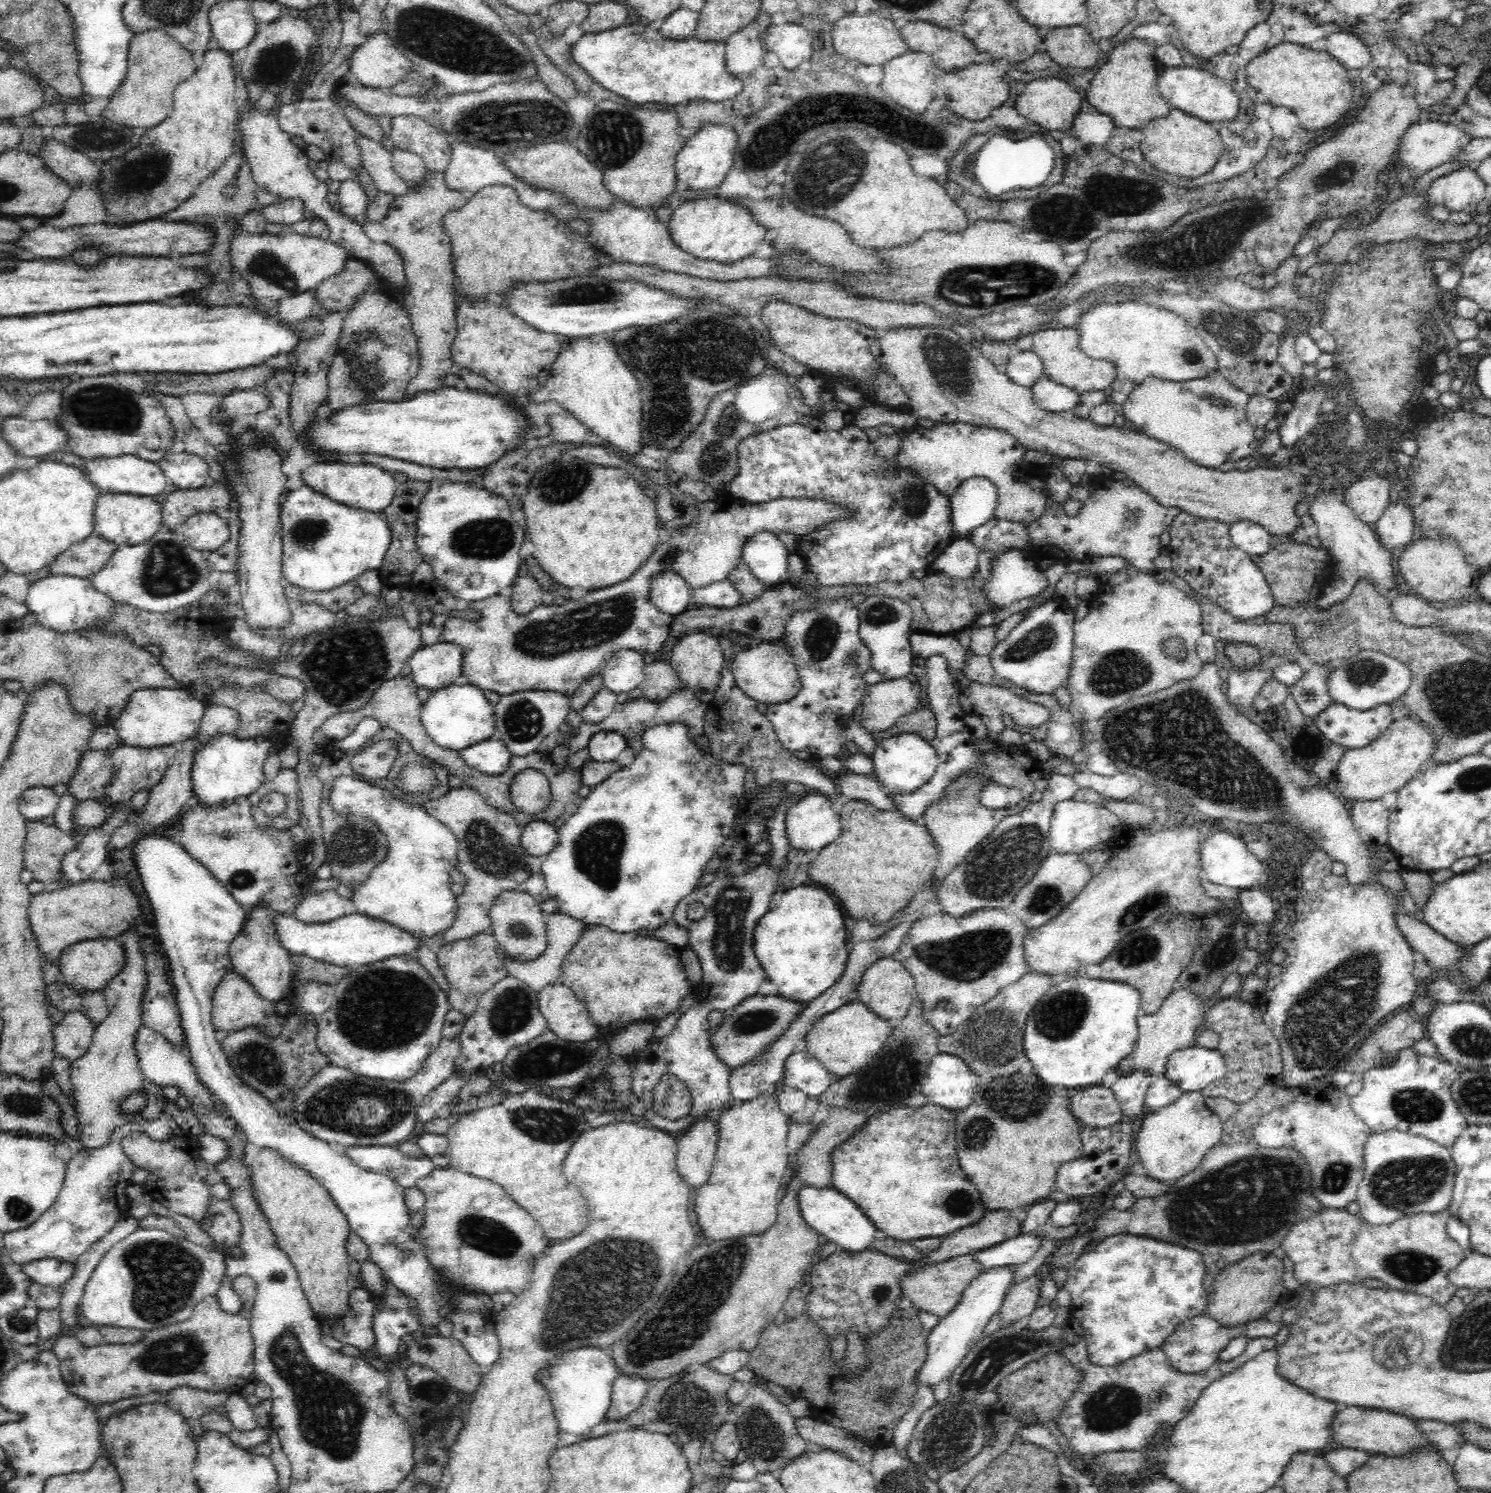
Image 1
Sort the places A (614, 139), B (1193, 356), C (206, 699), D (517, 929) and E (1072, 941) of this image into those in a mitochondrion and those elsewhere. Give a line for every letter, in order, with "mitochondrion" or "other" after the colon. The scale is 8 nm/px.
A: mitochondrion
B: mitochondrion
C: other
D: mitochondrion
E: other

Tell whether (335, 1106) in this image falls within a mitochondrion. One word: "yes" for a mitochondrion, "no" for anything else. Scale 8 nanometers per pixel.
yes

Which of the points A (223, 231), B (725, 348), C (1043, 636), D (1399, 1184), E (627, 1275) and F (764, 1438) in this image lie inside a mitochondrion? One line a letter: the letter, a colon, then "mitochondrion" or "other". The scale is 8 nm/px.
A: other
B: mitochondrion
C: mitochondrion
D: mitochondrion
E: mitochondrion
F: mitochondrion

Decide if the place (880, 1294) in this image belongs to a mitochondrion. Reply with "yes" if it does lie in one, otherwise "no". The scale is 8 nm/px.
yes

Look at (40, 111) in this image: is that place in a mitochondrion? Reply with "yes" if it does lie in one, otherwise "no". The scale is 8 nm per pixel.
no

